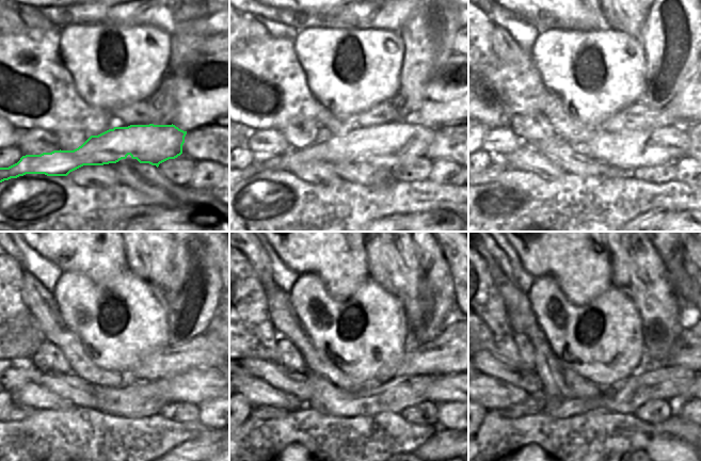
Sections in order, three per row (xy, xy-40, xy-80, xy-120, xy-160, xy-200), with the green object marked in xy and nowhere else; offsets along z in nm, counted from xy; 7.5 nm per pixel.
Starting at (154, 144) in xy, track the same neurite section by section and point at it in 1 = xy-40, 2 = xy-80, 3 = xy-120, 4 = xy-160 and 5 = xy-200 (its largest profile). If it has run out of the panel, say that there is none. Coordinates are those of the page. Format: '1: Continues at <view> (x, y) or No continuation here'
1: Continues at xy-40 (388, 146)
2: Continues at xy-80 (625, 149)
3: Continues at xy-120 (195, 385)
4: Continues at xy-160 (445, 387)
5: Continues at xy-200 (685, 396).

